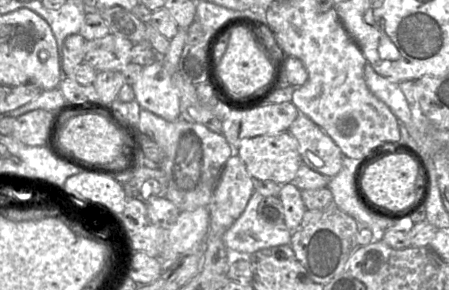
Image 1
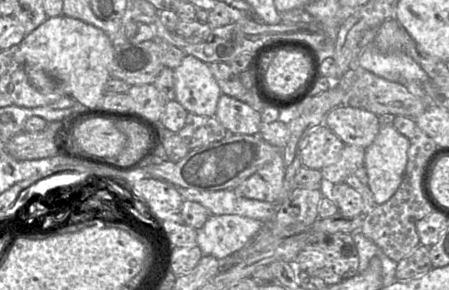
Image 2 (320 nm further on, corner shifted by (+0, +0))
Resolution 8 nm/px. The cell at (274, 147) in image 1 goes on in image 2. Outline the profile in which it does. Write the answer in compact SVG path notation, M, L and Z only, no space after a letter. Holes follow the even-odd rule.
M326 125L313 127L298 142L300 165L321 170L335 163L345 146L345 143Z

